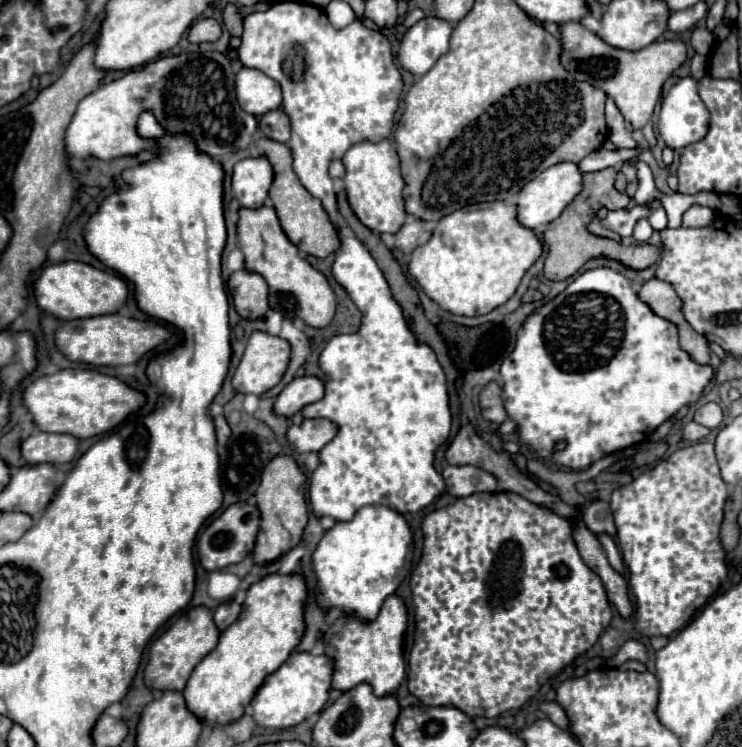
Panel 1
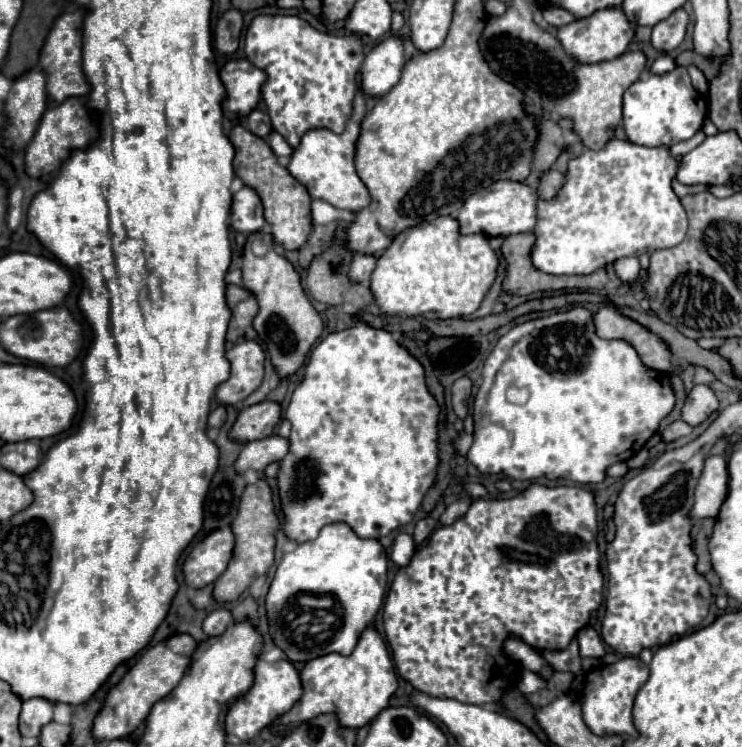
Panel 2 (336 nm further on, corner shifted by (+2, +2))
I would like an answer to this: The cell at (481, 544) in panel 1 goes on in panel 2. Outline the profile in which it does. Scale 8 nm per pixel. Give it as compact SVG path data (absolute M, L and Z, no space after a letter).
M530 484L520 496L514 498L480 498L474 500L468 508L468 512L458 518L450 526L440 526L432 532L428 542L416 550L410 564L400 568L392 580L392 586L388 590L386 602L384 602L384 632L386 640L392 648L394 664L398 674L408 680L416 690L430 694L434 698L454 698L458 702L466 704L488 704L496 702L506 688L512 688L518 680L518 668L512 664L504 652L502 642L512 636L518 638L532 648L538 650L564 650L570 640L582 630L588 622L594 610L598 610L602 602L602 588L604 578L600 572L600 550L598 550L598 520L596 520L596 502L590 490L578 488L578 486L556 486L548 488L542 484Z

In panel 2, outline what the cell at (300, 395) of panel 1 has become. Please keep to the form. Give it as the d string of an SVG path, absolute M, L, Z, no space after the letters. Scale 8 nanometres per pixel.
M260 402L260 404L254 404L254 406L248 406L244 408L234 426L230 428L228 436L234 440L234 442L252 442L252 440L260 440L260 438L266 438L270 434L274 434L276 426L280 422L280 404L276 402Z

